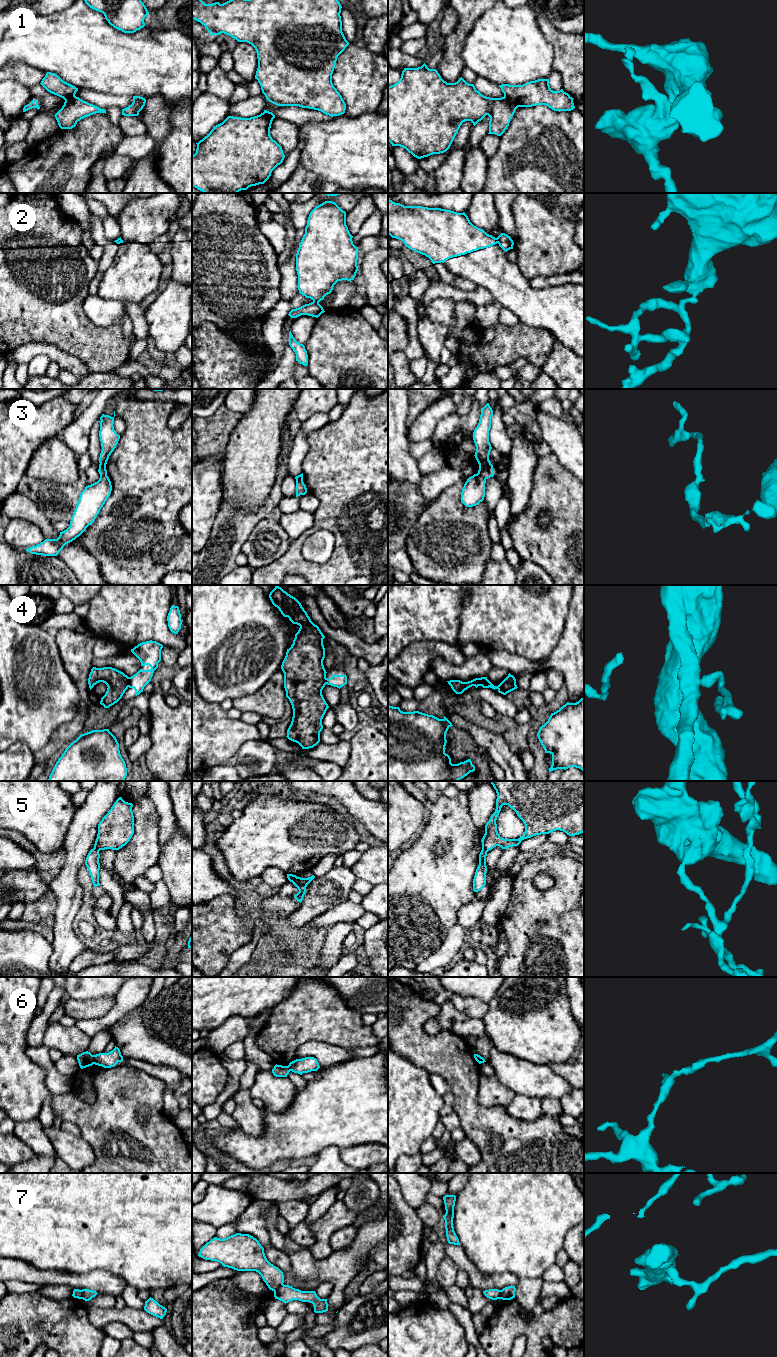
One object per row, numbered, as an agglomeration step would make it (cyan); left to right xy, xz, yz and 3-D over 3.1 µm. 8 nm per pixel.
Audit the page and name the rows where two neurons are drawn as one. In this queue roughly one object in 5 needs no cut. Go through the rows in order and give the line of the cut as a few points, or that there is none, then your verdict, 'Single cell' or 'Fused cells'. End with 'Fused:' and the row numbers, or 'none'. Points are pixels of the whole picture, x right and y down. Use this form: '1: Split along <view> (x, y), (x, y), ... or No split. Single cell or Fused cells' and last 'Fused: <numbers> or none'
1: Split along yz (504, 95), (516, 108). Fused cells
2: Split along xz (313, 300), (318, 303). Fused cells
3: Split along yz (477, 473), (485, 479). Fused cells
4: Split along xy (128, 677), (129, 686). Fused cells
5: Split along xy (94, 847), (99, 850). Fused cells
6: Split along xy (92, 1055), (94, 1063). Fused cells
7: Split along xz (283, 1284), (274, 1291). Fused cells
Fused: 1, 2, 3, 4, 5, 6, 7

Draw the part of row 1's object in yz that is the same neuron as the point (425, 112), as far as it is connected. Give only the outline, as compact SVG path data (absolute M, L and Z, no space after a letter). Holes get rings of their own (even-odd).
M424 63L418 68L404 68L400 80L388 87L388 141L392 146L403 147L414 157L421 159L446 152L465 121L471 121L475 126L488 115L490 117L488 134L501 136L509 126L516 109L505 96L486 97L476 90L474 84L467 83L462 77L455 83L447 83L436 69L429 69Z

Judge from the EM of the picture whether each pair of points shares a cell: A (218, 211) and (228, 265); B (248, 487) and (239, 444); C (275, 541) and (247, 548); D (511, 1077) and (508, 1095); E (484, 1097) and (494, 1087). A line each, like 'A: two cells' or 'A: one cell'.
A: one cell
B: one cell
C: one cell
D: two cells
E: one cell

